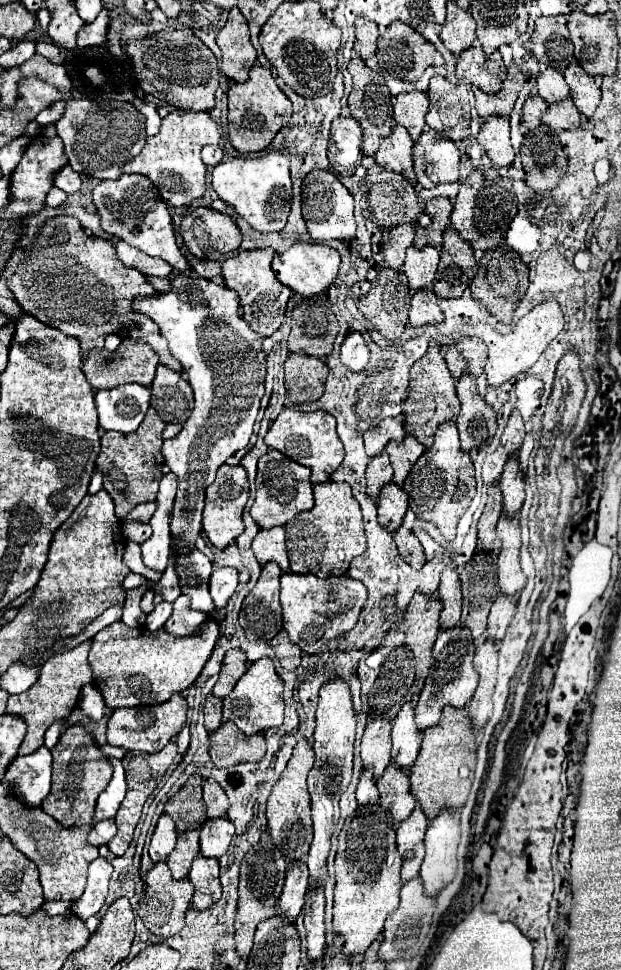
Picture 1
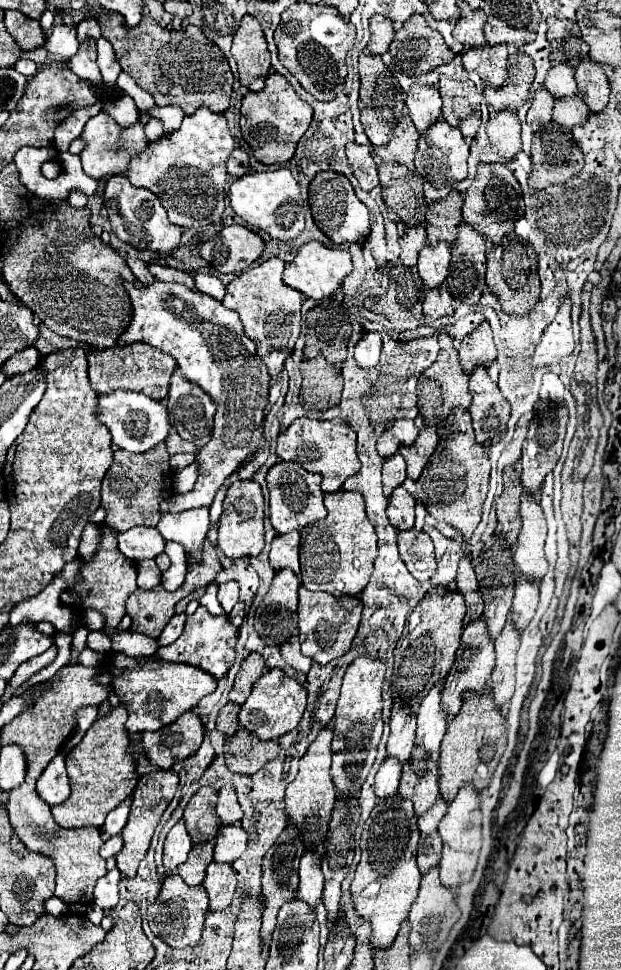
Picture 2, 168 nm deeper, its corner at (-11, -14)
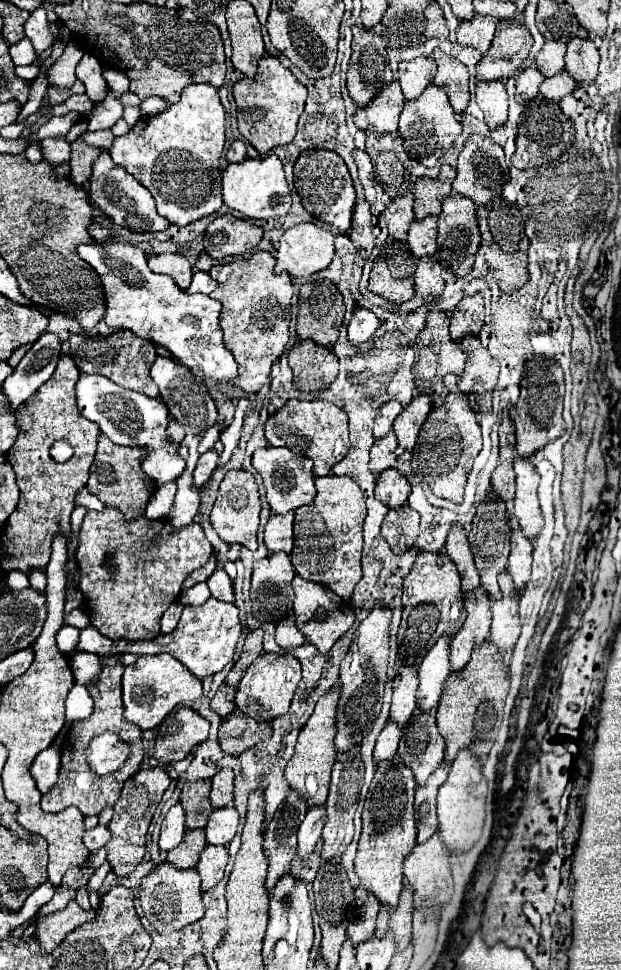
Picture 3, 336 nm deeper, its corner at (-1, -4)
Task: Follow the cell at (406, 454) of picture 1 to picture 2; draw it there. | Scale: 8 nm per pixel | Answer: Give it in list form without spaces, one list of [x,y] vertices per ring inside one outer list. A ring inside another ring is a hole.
[[[426,426],[426,428],[422,428],[422,432],[418,434],[418,438],[412,446],[400,446],[400,454],[406,458],[406,464],[408,464],[408,478],[416,480],[420,476],[422,468],[426,466],[428,458],[434,452],[436,444],[438,444],[436,428]]]

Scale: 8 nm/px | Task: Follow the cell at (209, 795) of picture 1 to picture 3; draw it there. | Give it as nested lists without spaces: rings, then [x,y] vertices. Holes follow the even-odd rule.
[[[222,768],[214,778],[212,778],[212,792],[210,792],[210,802],[214,808],[224,808],[232,802],[232,792],[234,792],[234,774],[230,768]]]

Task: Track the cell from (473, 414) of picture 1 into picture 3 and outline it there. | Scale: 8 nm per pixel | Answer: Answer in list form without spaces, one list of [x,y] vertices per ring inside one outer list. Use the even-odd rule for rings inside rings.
[[[466,334],[460,340],[460,348],[466,354],[466,370],[458,380],[458,388],[468,396],[474,414],[490,414],[498,380],[498,362],[472,334]]]

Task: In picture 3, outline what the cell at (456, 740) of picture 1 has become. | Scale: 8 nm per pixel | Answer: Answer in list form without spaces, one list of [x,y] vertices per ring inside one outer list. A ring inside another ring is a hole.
[[[486,642],[474,650],[474,656],[458,676],[450,676],[446,680],[446,688],[436,712],[436,726],[438,732],[446,740],[444,750],[444,762],[452,764],[460,748],[468,748],[478,760],[482,760],[498,734],[498,724],[502,722],[502,708],[508,694],[508,674],[504,670],[504,662],[494,656],[494,648],[490,648]]]

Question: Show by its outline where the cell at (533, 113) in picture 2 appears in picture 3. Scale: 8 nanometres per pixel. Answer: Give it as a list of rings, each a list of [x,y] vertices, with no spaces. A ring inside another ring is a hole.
[[[530,66],[526,70],[520,72],[520,76],[516,78],[516,100],[518,102],[528,102],[538,94],[538,86],[542,84],[544,76],[542,72],[538,72],[536,66]]]

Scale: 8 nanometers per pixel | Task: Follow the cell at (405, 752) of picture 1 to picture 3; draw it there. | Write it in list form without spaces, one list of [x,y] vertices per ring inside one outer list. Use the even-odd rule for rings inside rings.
[[[444,636],[430,648],[426,658],[422,660],[418,668],[418,694],[416,694],[416,704],[420,712],[432,712],[436,710],[440,698],[442,698],[442,688],[446,678],[450,676],[450,662],[448,662],[448,646],[450,646],[450,636]]]

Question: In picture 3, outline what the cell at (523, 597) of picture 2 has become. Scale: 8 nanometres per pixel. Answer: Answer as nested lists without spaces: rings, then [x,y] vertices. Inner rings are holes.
[[[514,526],[512,536],[510,536],[508,572],[514,580],[516,590],[522,590],[526,586],[526,582],[530,580],[530,568],[532,568],[532,544]]]

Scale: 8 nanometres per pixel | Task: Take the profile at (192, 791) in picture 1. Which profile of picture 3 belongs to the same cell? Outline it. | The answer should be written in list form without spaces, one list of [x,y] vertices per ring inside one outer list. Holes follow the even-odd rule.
[[[196,780],[184,784],[180,792],[180,804],[186,812],[186,828],[206,828],[206,822],[212,814],[210,804],[210,780]]]

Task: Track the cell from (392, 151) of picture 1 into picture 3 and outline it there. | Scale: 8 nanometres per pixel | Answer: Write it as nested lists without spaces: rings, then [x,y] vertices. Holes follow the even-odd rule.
[[[398,82],[388,84],[382,94],[374,100],[374,104],[358,110],[354,116],[354,124],[360,130],[372,130],[376,136],[382,134],[398,134],[398,118],[404,108],[404,96],[398,88]]]

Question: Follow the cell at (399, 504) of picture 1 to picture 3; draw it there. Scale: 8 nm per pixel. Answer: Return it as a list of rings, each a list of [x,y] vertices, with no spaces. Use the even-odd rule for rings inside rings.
[[[388,468],[376,478],[376,498],[390,510],[400,510],[410,494],[408,480],[394,468]]]

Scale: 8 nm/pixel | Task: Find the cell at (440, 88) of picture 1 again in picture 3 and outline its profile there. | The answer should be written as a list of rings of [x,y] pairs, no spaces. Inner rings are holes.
[[[434,50],[434,60],[438,66],[438,72],[434,76],[434,84],[446,88],[446,96],[450,100],[450,106],[454,108],[456,114],[462,114],[470,102],[468,68],[462,62],[458,62],[456,58],[450,58],[440,50]]]

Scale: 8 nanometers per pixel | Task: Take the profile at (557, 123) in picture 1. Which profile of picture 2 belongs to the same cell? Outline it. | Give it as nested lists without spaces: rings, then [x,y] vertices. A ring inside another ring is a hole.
[[[568,96],[568,98],[560,98],[554,102],[552,108],[552,120],[560,126],[572,128],[576,124],[582,124],[588,120],[588,112],[580,112],[580,110],[588,110],[588,106],[584,104],[584,100],[580,96]]]

